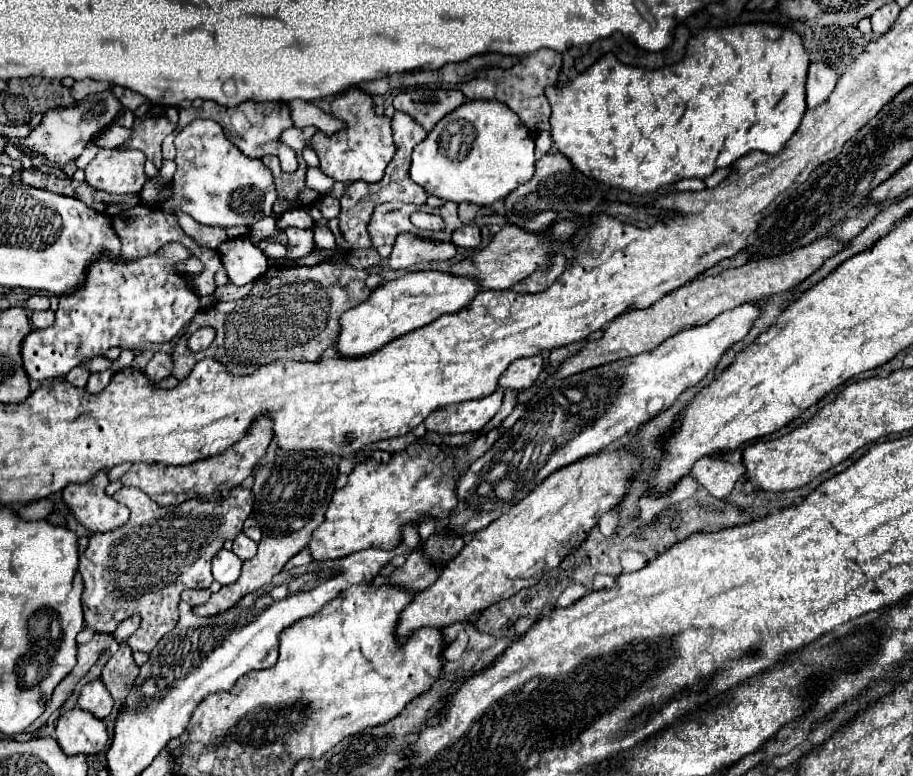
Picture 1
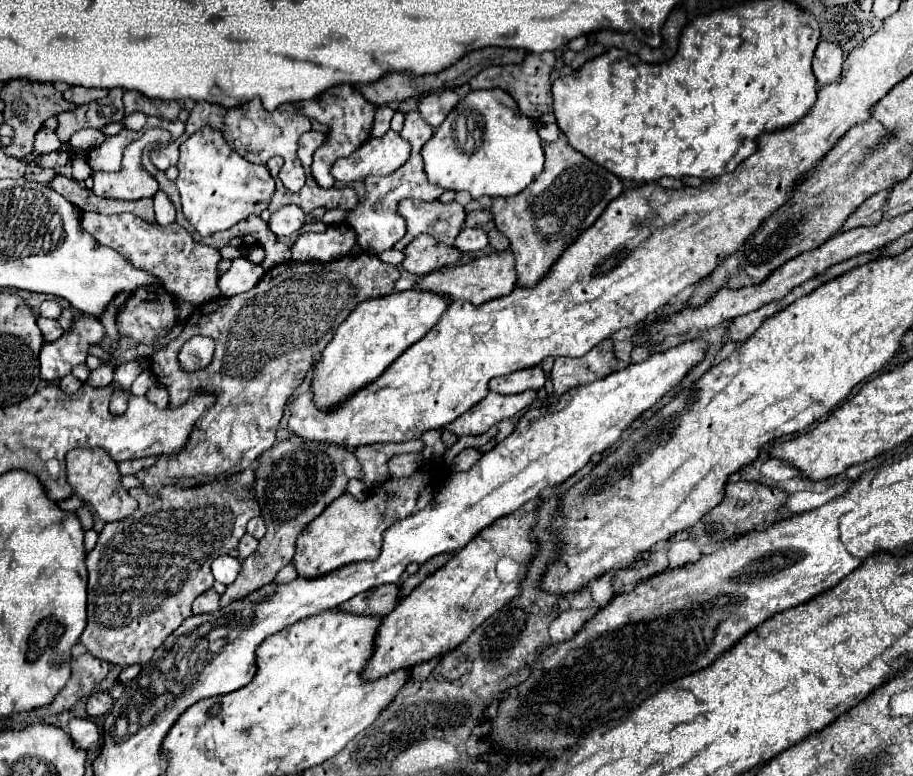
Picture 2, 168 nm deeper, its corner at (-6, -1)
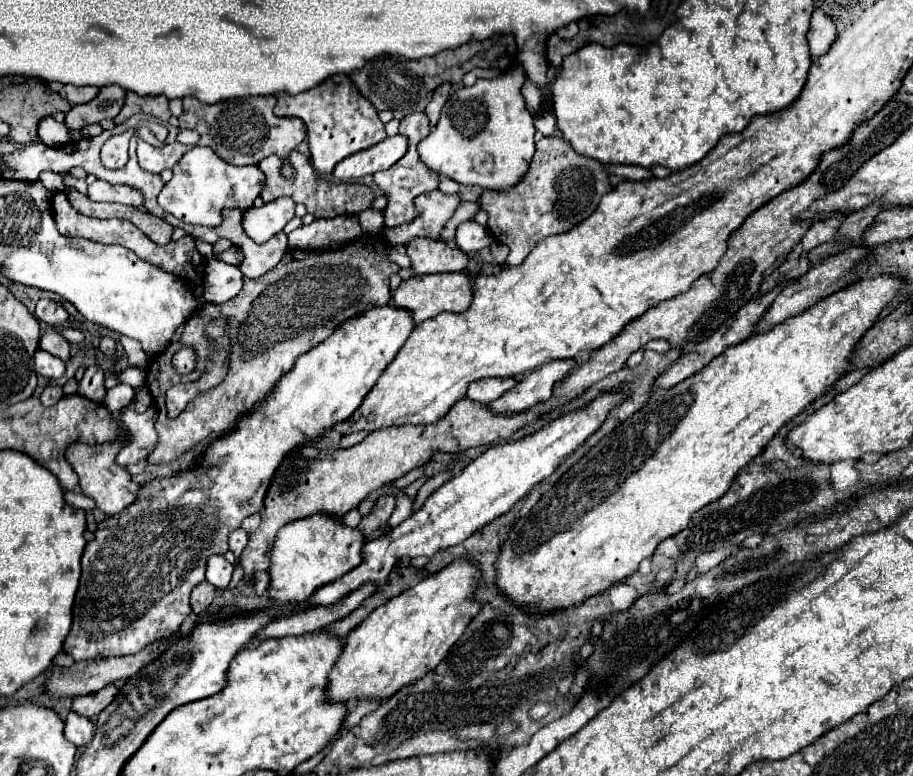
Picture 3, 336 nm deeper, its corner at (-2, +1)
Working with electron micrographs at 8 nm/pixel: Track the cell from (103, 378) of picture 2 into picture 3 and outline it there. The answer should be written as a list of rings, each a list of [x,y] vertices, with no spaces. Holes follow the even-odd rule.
[[[91,365],[91,367],[87,367],[83,379],[79,381],[79,391],[77,393],[101,403],[105,399],[105,393],[107,393],[103,381],[105,381],[103,369],[99,365]]]

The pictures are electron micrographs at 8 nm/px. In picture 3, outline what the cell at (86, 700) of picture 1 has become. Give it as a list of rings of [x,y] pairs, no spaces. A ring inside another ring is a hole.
[[[107,685],[105,689],[99,689],[97,693],[73,697],[73,711],[77,711],[79,715],[85,715],[89,719],[97,717],[101,713],[101,709],[105,709],[105,705],[109,705],[109,701],[113,701],[113,697],[117,693],[119,691],[115,685]]]

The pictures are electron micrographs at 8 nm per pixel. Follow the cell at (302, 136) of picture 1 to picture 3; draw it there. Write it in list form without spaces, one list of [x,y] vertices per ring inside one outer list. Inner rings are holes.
[[[293,151],[291,153],[291,165],[295,167],[297,175],[293,179],[283,179],[279,175],[279,167],[281,167],[281,159],[277,155],[271,155],[271,157],[265,157],[261,163],[259,163],[259,169],[267,175],[267,181],[265,181],[265,189],[261,191],[261,199],[263,203],[269,203],[269,201],[275,201],[277,197],[291,197],[295,203],[303,203],[307,207],[307,211],[311,215],[315,215],[315,219],[333,219],[337,215],[355,215],[355,213],[361,213],[365,211],[371,201],[373,201],[373,193],[369,187],[365,185],[357,185],[357,183],[329,183],[325,179],[321,179],[313,167],[311,167],[311,161],[307,155],[303,155],[301,151]]]

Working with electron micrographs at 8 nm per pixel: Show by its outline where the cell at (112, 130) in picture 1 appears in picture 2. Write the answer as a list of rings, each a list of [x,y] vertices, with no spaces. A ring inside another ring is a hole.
[[[83,129],[83,131],[77,131],[73,133],[73,137],[69,139],[67,147],[69,149],[91,149],[91,147],[97,147],[105,141],[105,135],[99,131],[99,129]]]

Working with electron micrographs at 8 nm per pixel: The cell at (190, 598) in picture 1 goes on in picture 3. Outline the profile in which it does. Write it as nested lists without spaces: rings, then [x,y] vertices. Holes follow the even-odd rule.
[[[203,581],[193,589],[193,593],[191,593],[191,609],[193,609],[195,615],[201,615],[201,613],[207,611],[207,607],[211,605],[211,601],[215,597],[215,591],[217,589],[209,581]]]

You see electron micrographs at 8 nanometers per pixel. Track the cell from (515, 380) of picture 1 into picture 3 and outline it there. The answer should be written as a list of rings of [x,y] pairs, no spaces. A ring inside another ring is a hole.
[[[483,377],[473,381],[473,385],[469,385],[467,397],[471,401],[487,405],[487,401],[495,401],[497,397],[501,397],[505,391],[513,389],[515,385],[517,385],[517,379],[513,377]]]

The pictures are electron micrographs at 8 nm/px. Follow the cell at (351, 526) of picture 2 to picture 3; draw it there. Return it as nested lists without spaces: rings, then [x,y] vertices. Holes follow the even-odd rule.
[[[315,513],[287,523],[283,529],[279,529],[271,549],[269,597],[279,603],[307,599],[321,585],[335,581],[355,569],[363,561],[365,541],[367,537],[361,529],[347,527],[341,519],[329,513]]]

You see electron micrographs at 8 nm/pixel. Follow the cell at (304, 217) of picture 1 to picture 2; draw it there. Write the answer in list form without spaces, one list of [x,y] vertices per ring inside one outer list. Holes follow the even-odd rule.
[[[287,205],[271,215],[269,231],[273,231],[277,237],[287,237],[287,235],[299,231],[303,223],[305,223],[305,213],[301,211],[301,207]]]

